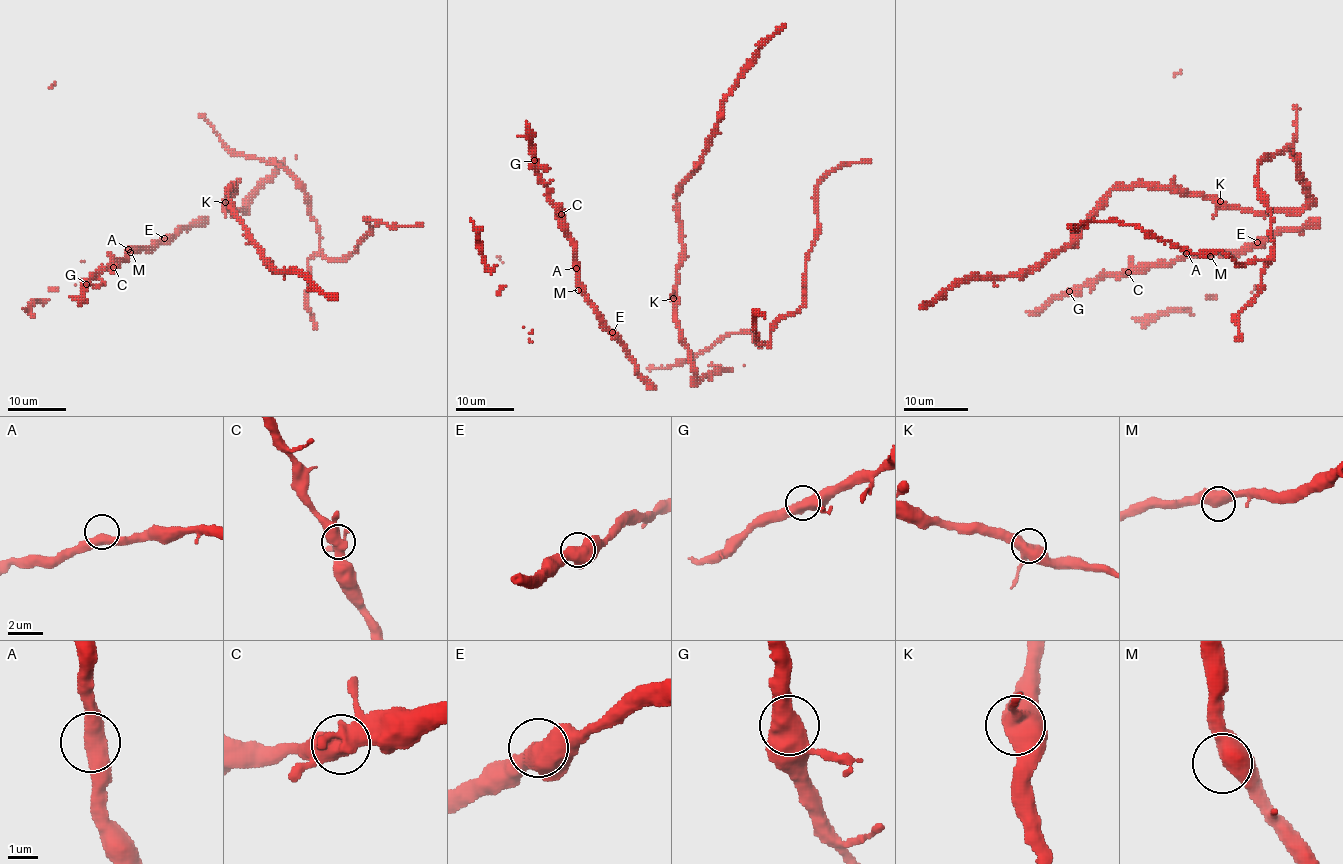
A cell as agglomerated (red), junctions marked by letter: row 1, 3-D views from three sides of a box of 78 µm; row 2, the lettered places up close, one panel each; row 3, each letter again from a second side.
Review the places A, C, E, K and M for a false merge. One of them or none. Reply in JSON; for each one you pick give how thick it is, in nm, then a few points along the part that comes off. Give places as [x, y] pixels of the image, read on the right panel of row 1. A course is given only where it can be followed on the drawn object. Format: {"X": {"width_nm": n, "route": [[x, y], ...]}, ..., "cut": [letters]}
{"cut": []}

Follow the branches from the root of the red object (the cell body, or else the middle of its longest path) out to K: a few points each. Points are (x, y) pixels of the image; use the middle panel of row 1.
K: (706, 375), (699, 378), (695, 375), (673, 298)

